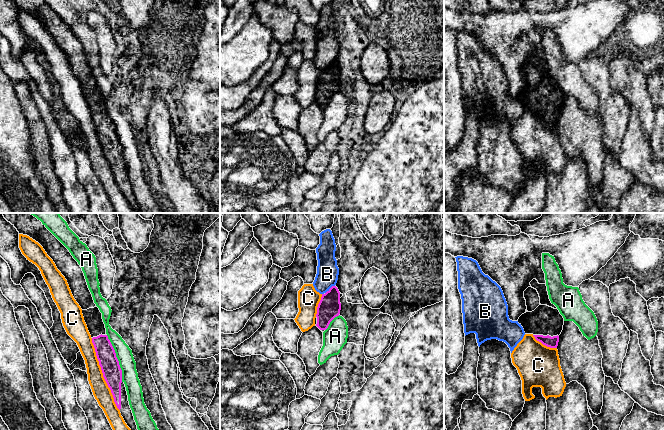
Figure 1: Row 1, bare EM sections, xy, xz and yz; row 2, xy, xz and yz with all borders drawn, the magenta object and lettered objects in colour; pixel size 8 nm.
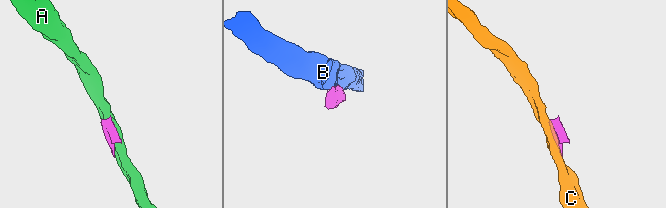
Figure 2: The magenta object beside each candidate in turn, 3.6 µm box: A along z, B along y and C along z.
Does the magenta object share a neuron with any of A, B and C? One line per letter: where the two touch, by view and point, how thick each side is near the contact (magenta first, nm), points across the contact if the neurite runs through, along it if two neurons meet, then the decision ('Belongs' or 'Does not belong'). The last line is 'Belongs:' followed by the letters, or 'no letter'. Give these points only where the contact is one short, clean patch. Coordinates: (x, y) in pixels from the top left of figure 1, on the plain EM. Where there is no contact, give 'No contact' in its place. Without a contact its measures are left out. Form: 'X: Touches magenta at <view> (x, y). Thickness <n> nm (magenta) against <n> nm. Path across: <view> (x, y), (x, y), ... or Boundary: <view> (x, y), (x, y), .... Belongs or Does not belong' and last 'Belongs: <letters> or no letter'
A: Touches magenta at xy (116, 134). Thickness 160 nm (magenta) against 130 nm. Does not belong
B: Touches magenta at xz (329, 65). Thickness 180 nm (magenta) against 180 nm. Boundary: xz (334, 61), (325, 69). Does not belong
C: Touches magenta at xy (103, 150). Thickness 160 nm (magenta) against 140 nm. Does not belong
Belongs: no letter

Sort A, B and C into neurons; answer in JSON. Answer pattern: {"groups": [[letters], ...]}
{"groups": [["A"], ["B"], ["C"]]}

